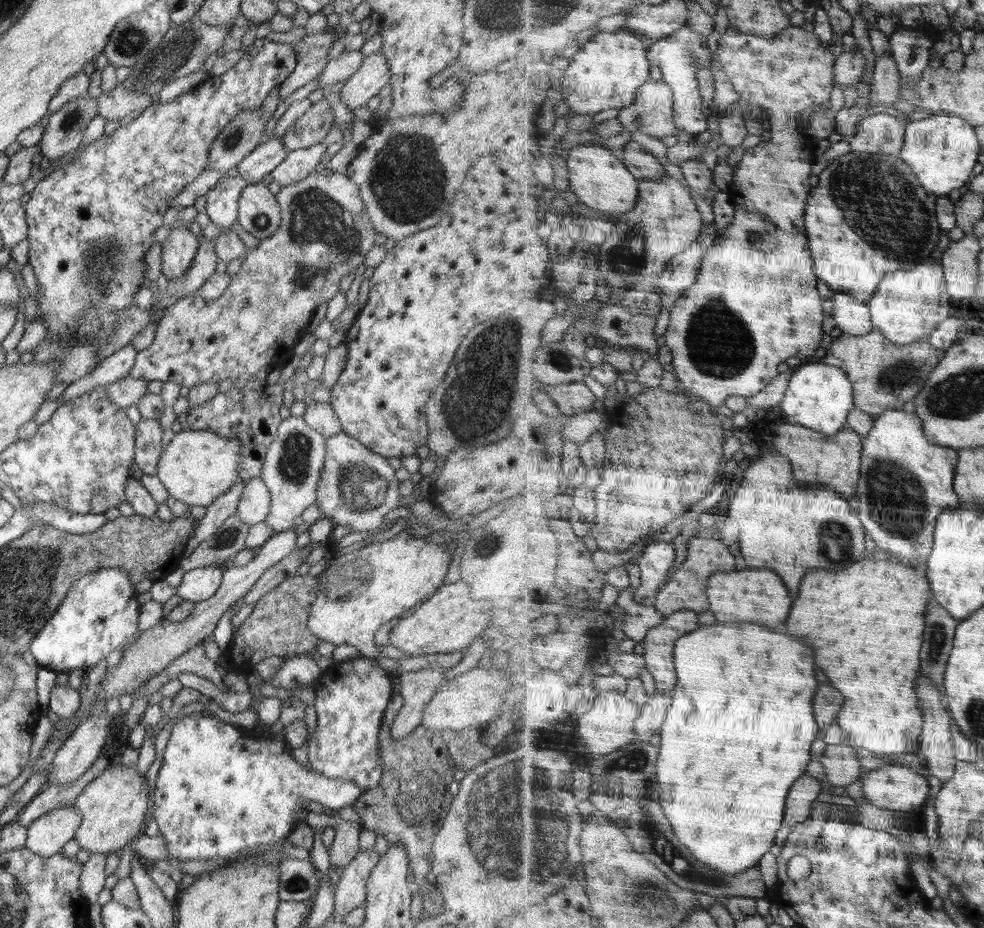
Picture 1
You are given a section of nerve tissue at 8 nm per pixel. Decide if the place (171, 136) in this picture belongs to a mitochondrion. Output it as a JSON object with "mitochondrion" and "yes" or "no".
{"mitochondrion":"no"}

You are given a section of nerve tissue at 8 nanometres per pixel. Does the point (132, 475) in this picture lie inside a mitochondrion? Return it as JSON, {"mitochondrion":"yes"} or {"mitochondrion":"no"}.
{"mitochondrion":"no"}

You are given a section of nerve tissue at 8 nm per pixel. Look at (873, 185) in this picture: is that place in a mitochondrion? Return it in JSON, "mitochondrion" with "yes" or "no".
{"mitochondrion":"yes"}

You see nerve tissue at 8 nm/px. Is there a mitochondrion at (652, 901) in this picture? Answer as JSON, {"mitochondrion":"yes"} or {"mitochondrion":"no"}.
{"mitochondrion":"yes"}

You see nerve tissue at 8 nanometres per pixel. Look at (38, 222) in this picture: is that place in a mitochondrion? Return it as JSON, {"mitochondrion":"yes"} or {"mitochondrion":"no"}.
{"mitochondrion":"no"}

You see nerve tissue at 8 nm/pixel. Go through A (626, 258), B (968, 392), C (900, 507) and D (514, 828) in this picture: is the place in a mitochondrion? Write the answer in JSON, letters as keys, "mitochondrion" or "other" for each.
{"A":"mitochondrion","B":"mitochondrion","C":"mitochondrion","D":"mitochondrion"}

